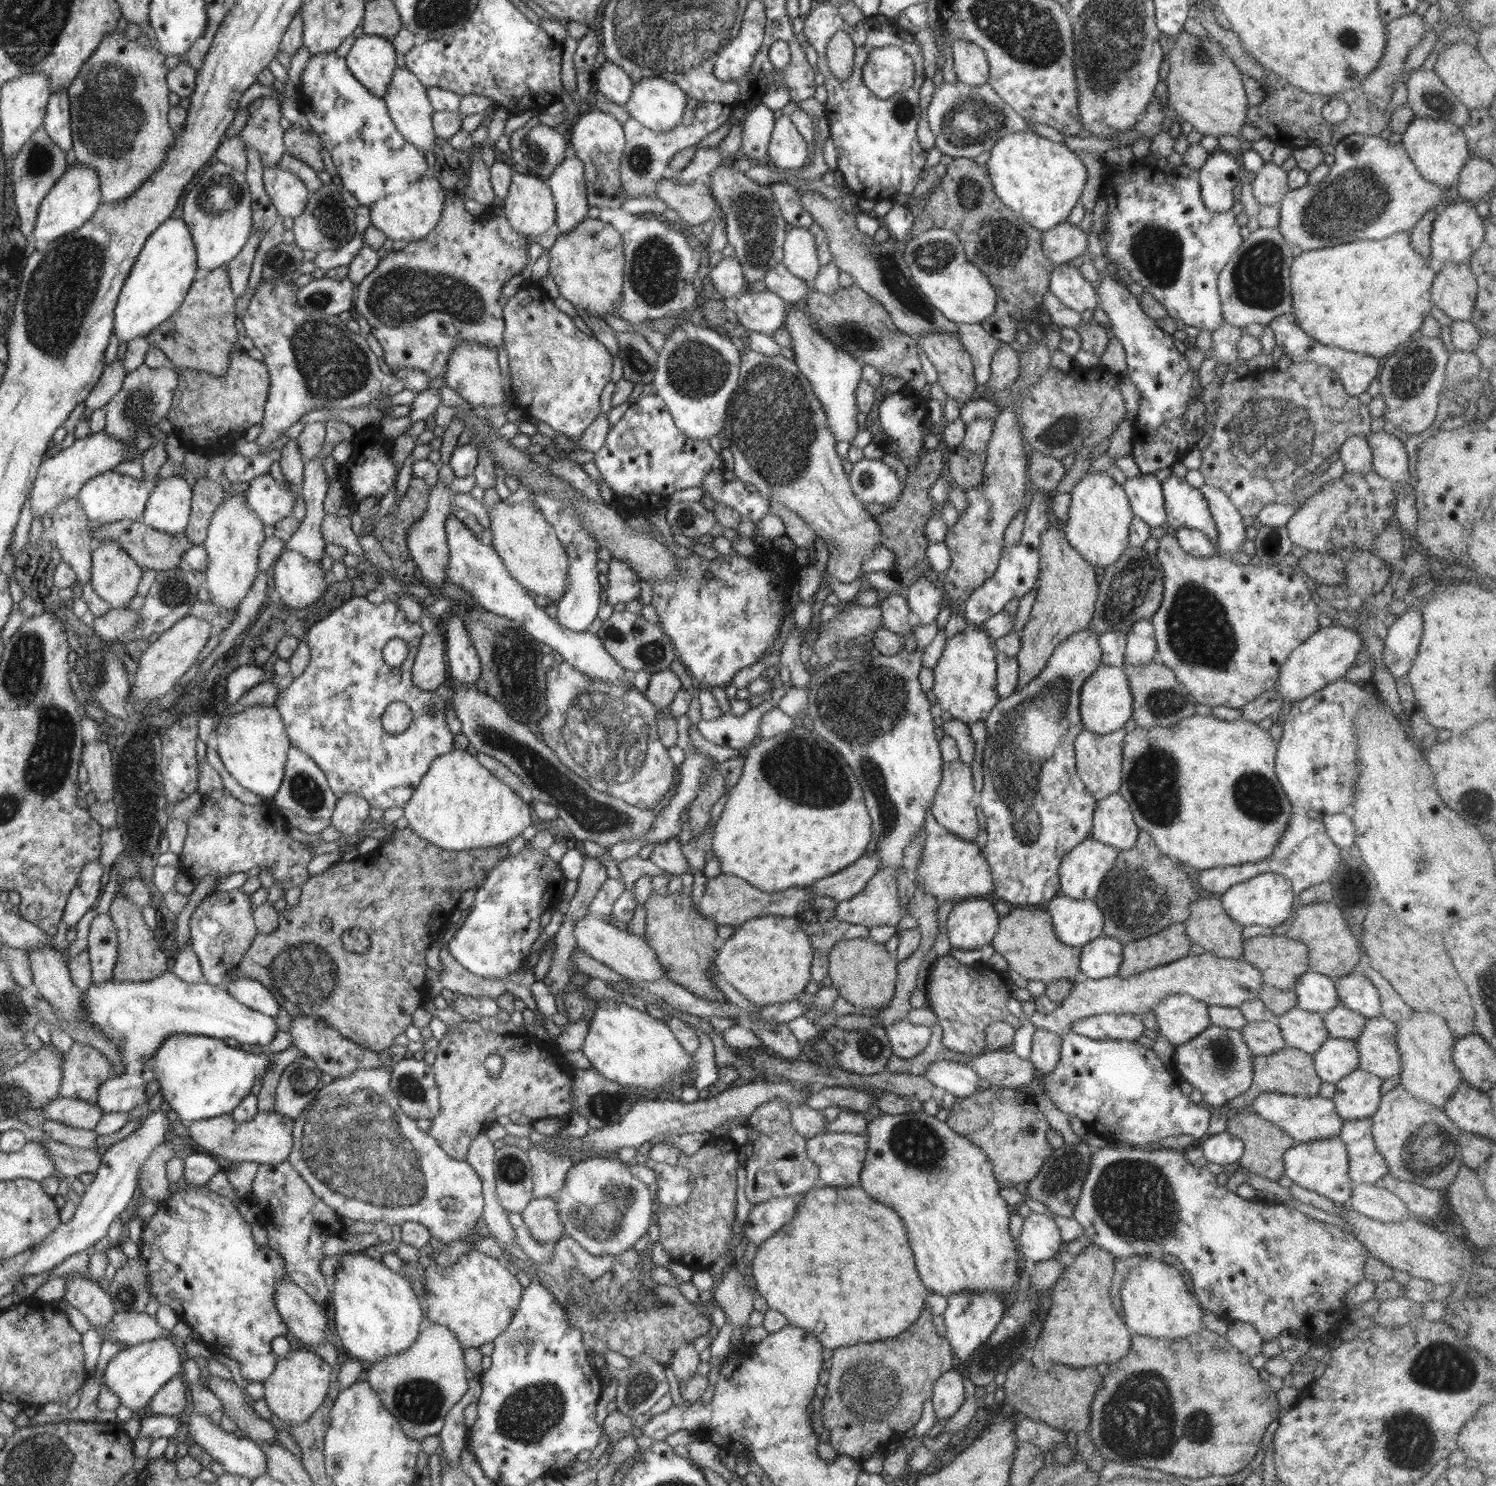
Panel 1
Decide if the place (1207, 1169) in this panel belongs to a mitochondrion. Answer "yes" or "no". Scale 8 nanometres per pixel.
no

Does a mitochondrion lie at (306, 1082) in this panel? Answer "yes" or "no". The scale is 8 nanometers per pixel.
yes

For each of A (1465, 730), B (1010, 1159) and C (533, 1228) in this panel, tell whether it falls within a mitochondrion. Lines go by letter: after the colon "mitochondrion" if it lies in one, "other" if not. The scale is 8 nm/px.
A: other
B: other
C: other

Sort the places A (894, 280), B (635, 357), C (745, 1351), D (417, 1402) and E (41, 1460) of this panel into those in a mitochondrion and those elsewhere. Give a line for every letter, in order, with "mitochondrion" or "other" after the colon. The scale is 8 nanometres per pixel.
A: mitochondrion
B: mitochondrion
C: other
D: mitochondrion
E: mitochondrion

